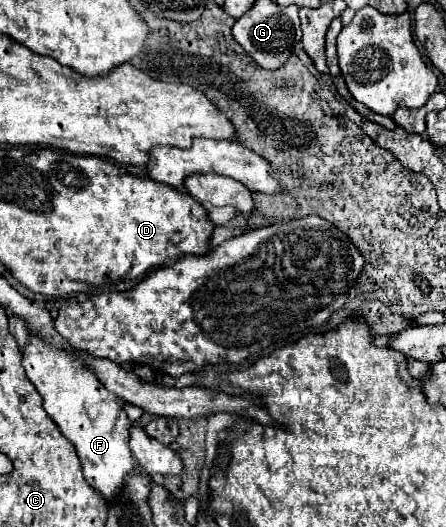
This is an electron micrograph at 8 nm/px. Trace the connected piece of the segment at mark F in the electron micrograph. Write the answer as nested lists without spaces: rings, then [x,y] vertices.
[[[30,334],[30,344],[24,348],[22,364],[44,400],[44,410],[74,444],[86,482],[106,498],[106,504],[112,502],[112,494],[120,490],[120,482],[136,468],[136,460],[128,450],[128,428],[132,422],[122,410],[124,400],[108,392],[72,354],[48,346],[34,334]]]

